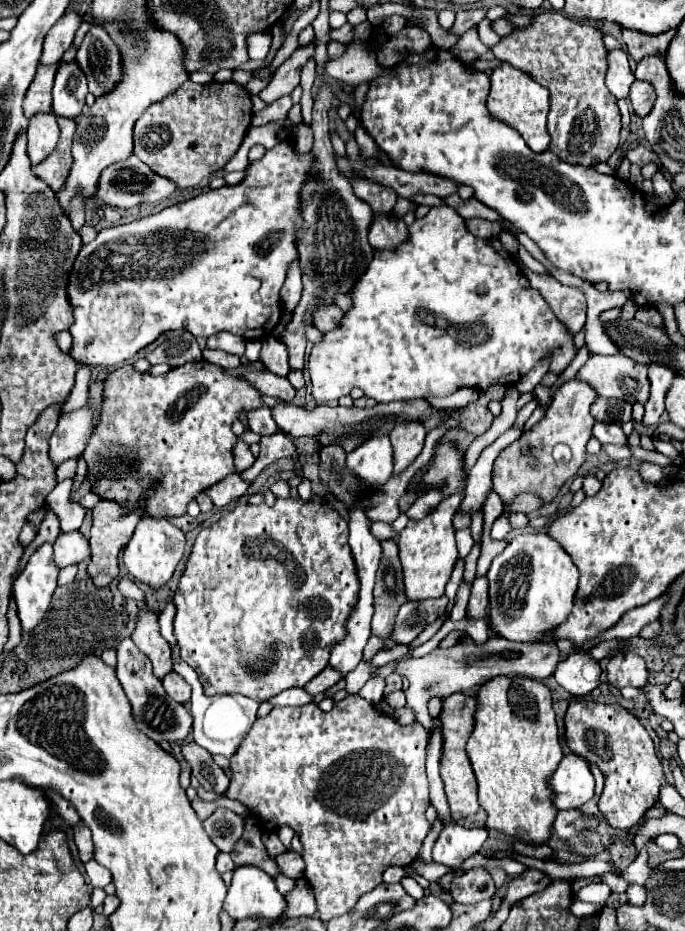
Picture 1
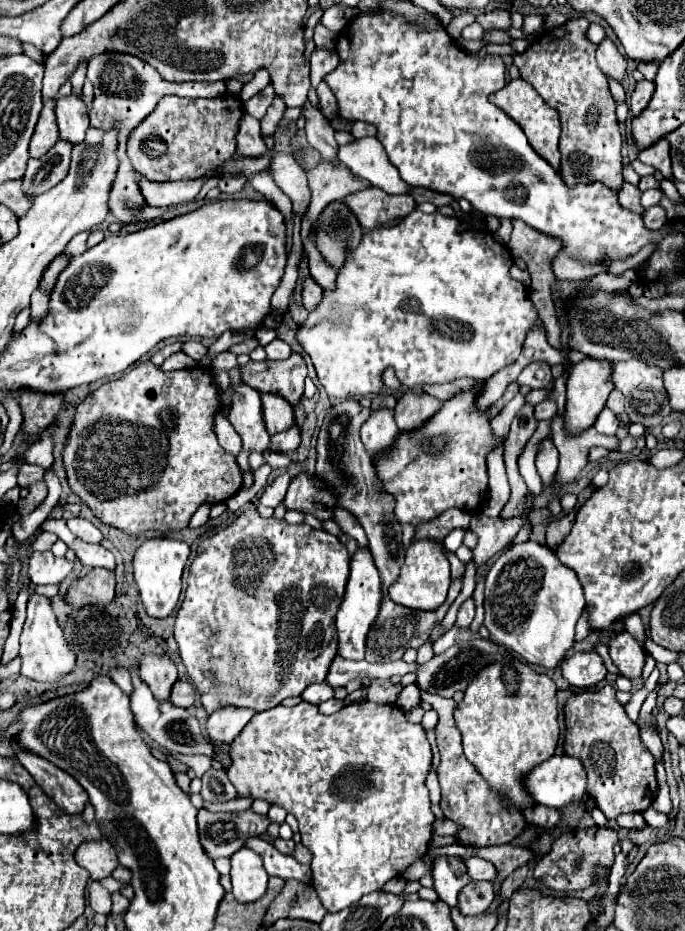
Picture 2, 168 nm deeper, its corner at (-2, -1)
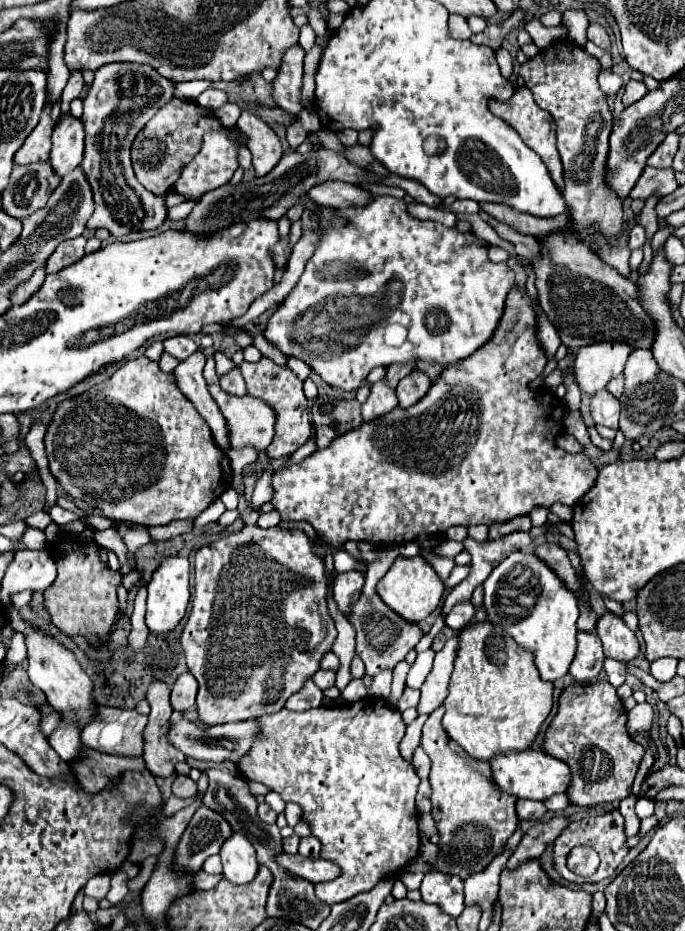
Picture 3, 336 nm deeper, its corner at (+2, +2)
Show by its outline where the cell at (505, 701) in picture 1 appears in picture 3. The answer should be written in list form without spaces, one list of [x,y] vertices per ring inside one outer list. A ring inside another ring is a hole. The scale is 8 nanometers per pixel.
[[[471,621],[461,633],[451,691],[443,701],[443,729],[467,755],[489,763],[507,751],[527,751],[553,707],[553,683],[541,681],[531,653],[517,649],[499,627]]]

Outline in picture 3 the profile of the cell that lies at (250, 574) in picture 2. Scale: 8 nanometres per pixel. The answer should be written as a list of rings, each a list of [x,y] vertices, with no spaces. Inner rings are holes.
[[[243,525],[239,531],[229,533],[225,537],[221,537],[215,543],[209,543],[201,549],[197,549],[195,553],[195,587],[193,587],[193,607],[191,607],[191,615],[181,631],[181,649],[185,653],[185,661],[189,671],[193,673],[193,677],[199,683],[199,693],[197,693],[197,711],[199,711],[199,719],[207,725],[219,725],[219,723],[229,723],[229,721],[247,721],[247,719],[255,719],[263,713],[275,713],[279,711],[285,701],[297,693],[303,683],[313,677],[321,667],[321,659],[327,651],[331,651],[331,645],[335,641],[335,633],[329,633],[327,623],[323,621],[321,613],[319,613],[319,583],[317,581],[325,581],[325,605],[327,605],[327,595],[329,595],[329,587],[331,587],[331,579],[325,575],[325,563],[323,559],[315,553],[311,539],[305,535],[303,529],[283,529],[283,527],[269,527],[263,529],[259,525]]]

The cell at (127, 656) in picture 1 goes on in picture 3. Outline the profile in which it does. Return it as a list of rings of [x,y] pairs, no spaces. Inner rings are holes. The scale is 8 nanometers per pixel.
[[[173,711],[173,717],[169,719],[167,739],[175,749],[183,751],[187,757],[201,759],[201,761],[213,761],[213,763],[229,759],[237,763],[243,757],[243,753],[247,753],[247,749],[251,747],[255,733],[257,733],[257,725],[253,719],[241,721],[241,723],[223,723],[223,725],[213,725],[213,727],[203,729],[199,727],[199,723],[185,719],[181,711]]]

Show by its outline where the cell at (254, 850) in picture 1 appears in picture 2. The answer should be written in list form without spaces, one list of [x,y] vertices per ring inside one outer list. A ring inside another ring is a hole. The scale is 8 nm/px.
[[[249,838],[245,846],[255,850],[263,858],[263,866],[265,866],[269,876],[279,876],[283,880],[295,878],[295,880],[301,880],[301,882],[311,880],[311,866],[309,864],[299,864],[293,856],[281,854],[269,842],[265,842],[261,838]]]

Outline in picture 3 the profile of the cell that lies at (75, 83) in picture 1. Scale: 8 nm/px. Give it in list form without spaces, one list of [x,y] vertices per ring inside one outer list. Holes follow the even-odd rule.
[[[61,115],[53,129],[51,167],[59,177],[75,169],[83,159],[83,121],[73,115]]]

